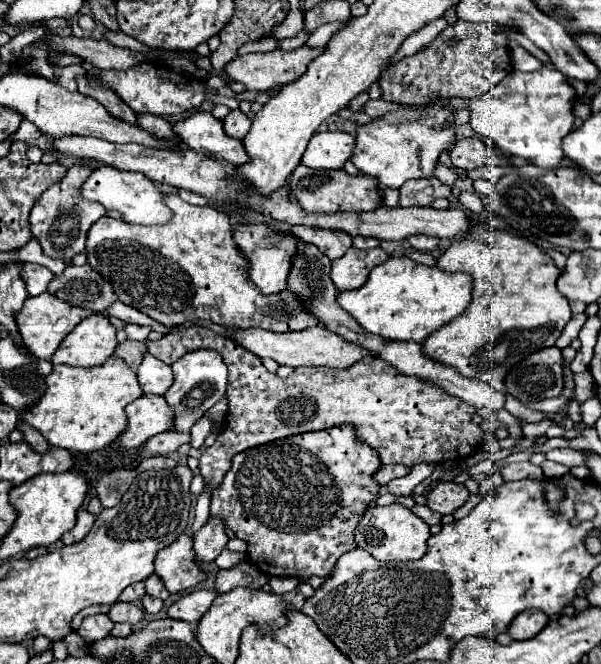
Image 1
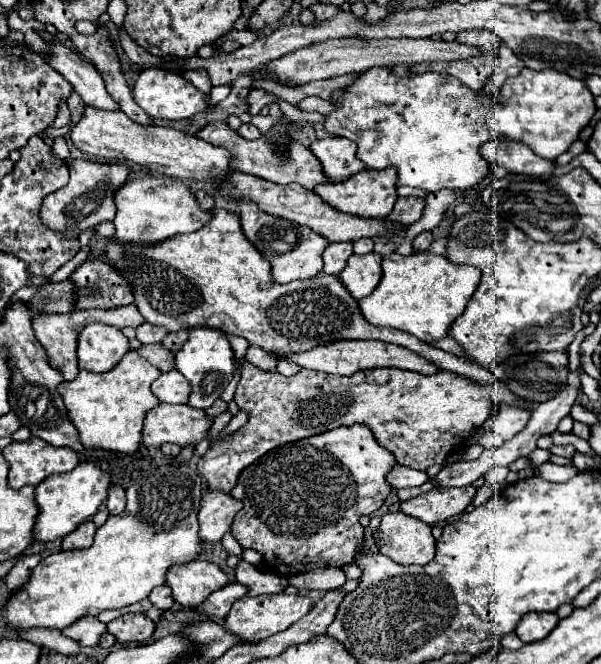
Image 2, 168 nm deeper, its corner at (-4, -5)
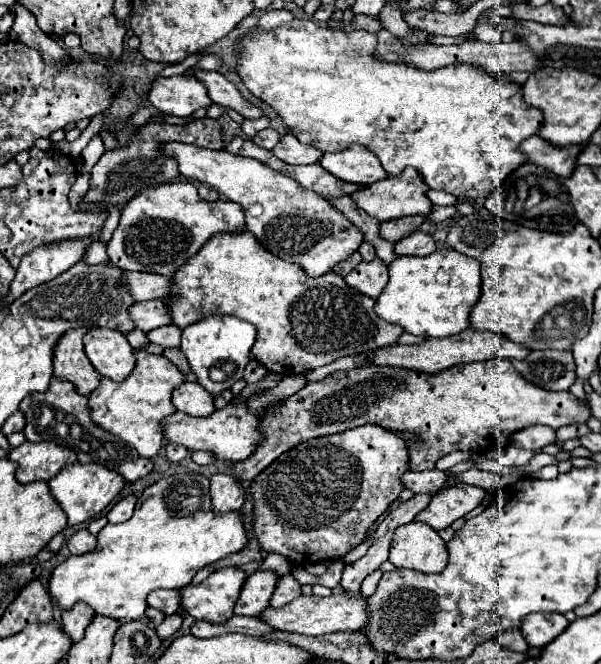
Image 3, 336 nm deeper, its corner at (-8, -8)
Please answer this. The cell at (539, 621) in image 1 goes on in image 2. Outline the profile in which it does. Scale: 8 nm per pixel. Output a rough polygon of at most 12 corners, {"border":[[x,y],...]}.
{"border":[[531,612],[515,634],[525,642],[543,640],[559,618],[551,612]]}

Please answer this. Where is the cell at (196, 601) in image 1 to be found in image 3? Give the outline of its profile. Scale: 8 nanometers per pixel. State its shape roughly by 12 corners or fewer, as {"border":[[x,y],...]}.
{"border":[[267,569],[249,575],[235,615],[261,615],[279,575]]}

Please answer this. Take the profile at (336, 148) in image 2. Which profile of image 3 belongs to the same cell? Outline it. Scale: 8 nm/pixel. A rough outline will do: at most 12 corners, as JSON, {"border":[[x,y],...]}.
{"border":[[361,145],[325,153],[319,163],[337,179],[371,185],[387,179]]}

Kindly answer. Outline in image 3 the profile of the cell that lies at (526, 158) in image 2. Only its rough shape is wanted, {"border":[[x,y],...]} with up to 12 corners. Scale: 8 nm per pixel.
{"border":[[539,135],[521,143],[535,165],[571,175],[585,145],[555,147]]}

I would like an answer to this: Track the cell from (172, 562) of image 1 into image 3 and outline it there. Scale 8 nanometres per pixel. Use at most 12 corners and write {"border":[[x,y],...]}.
{"border":[[237,567],[181,589],[185,611],[209,623],[231,619],[247,579]]}

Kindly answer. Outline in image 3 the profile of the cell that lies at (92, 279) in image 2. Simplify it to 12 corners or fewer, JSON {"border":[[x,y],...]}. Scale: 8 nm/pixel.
{"border":[[125,271],[135,301],[165,297],[171,277]]}

